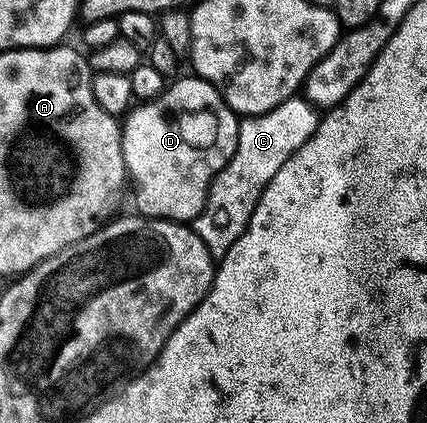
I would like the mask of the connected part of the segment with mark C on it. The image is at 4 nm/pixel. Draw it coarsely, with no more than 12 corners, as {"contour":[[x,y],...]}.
{"contour":[[303,98],[240,121],[235,154],[191,224],[214,258],[267,182],[315,134]]}

